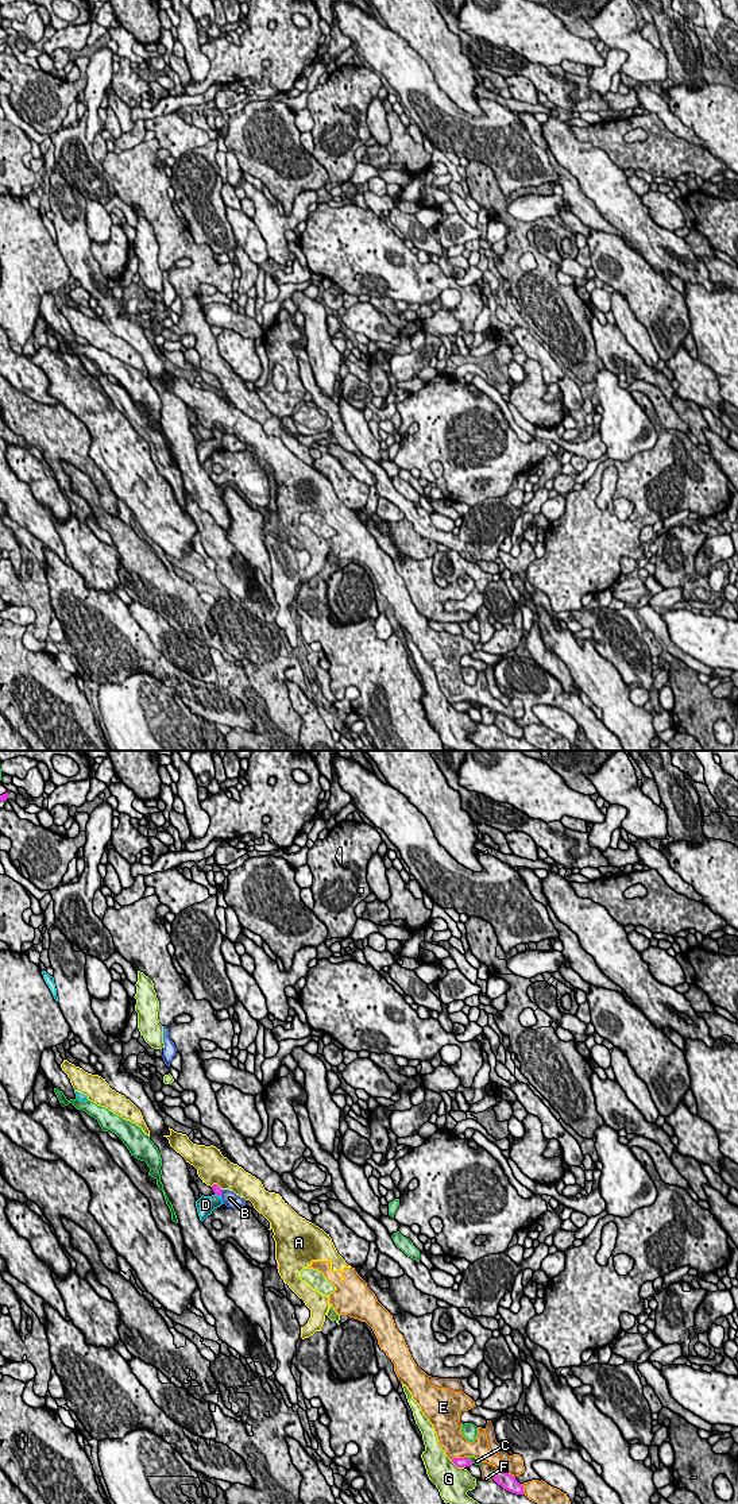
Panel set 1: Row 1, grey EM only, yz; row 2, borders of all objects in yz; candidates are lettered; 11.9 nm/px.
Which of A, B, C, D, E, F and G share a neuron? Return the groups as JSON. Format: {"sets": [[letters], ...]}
{"sets": [["A", "E"], ["B"], ["C"], ["D"], ["F"], ["G"]]}

